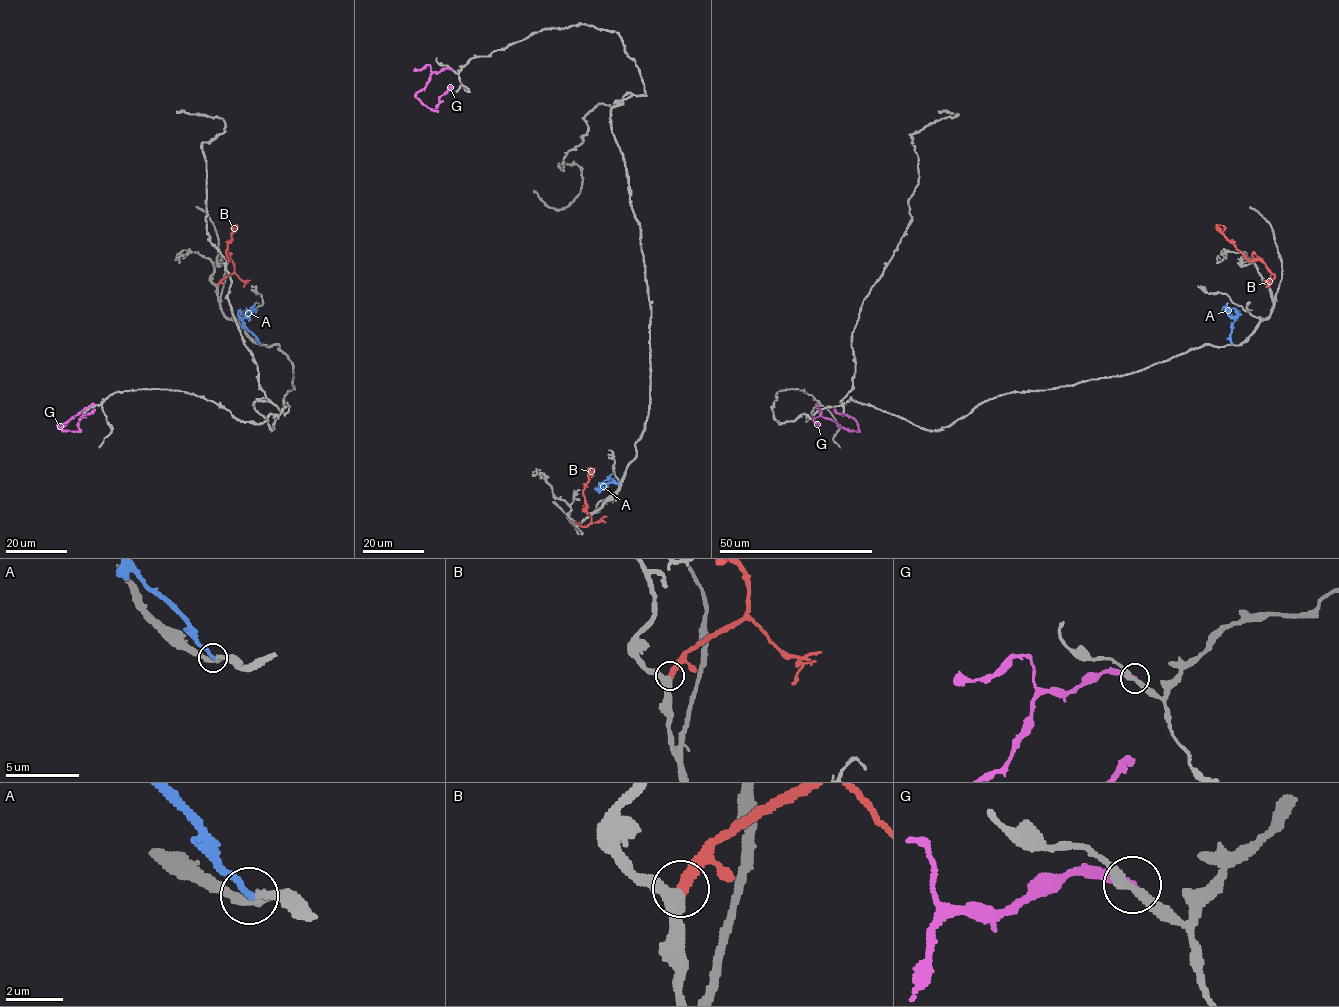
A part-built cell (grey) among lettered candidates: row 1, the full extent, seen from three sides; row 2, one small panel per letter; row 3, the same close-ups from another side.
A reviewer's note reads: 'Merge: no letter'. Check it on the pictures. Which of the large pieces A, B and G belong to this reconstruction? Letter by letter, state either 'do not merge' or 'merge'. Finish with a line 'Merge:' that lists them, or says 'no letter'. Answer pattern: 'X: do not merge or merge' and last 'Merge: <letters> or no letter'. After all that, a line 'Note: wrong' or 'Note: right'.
A: do not merge
B: merge
G: do not merge
Merge: B
Note: wrong

